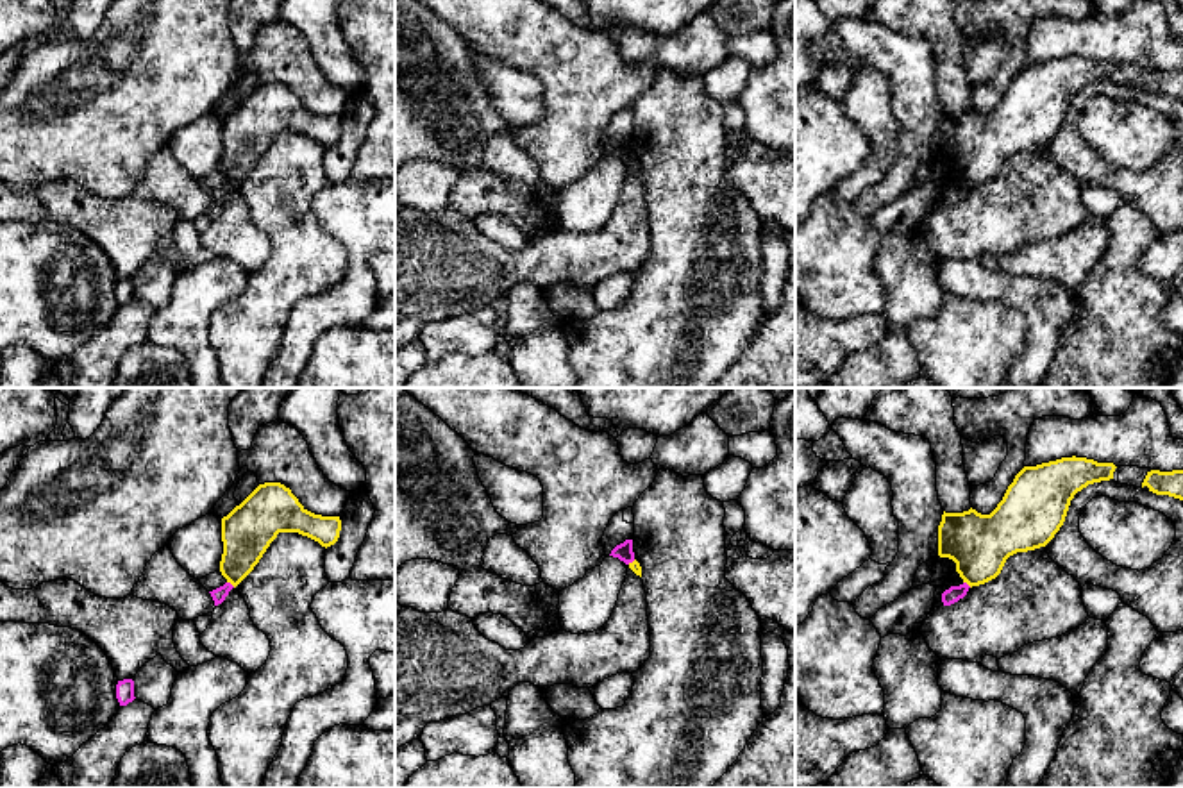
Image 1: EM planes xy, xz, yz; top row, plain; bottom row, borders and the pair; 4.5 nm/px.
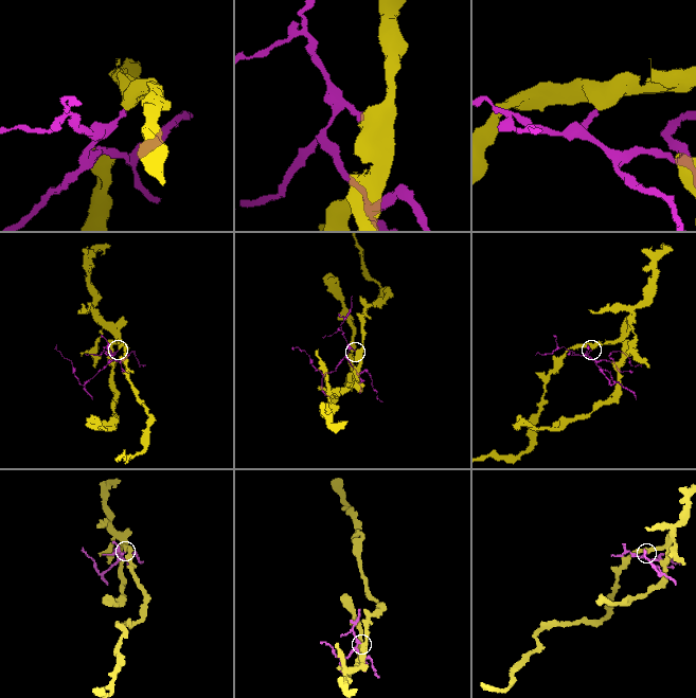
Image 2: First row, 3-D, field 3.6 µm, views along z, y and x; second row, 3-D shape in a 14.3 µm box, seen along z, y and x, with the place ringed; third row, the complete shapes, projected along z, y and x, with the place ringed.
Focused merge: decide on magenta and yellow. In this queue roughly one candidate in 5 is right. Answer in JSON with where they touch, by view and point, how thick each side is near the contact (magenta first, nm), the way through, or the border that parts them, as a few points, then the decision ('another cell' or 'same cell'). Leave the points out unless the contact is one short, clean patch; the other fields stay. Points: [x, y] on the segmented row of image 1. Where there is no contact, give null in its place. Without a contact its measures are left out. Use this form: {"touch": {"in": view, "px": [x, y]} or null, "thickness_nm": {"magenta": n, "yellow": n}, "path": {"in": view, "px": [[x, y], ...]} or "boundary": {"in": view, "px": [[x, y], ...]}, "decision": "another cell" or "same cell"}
{"touch": {"in": "xy", "px": [229, 583]}, "thickness_nm": {"magenta": 70, "yellow": 240}, "boundary": {"in": "xy", "px": [[227, 581], [234, 586]]}, "decision": "another cell"}

